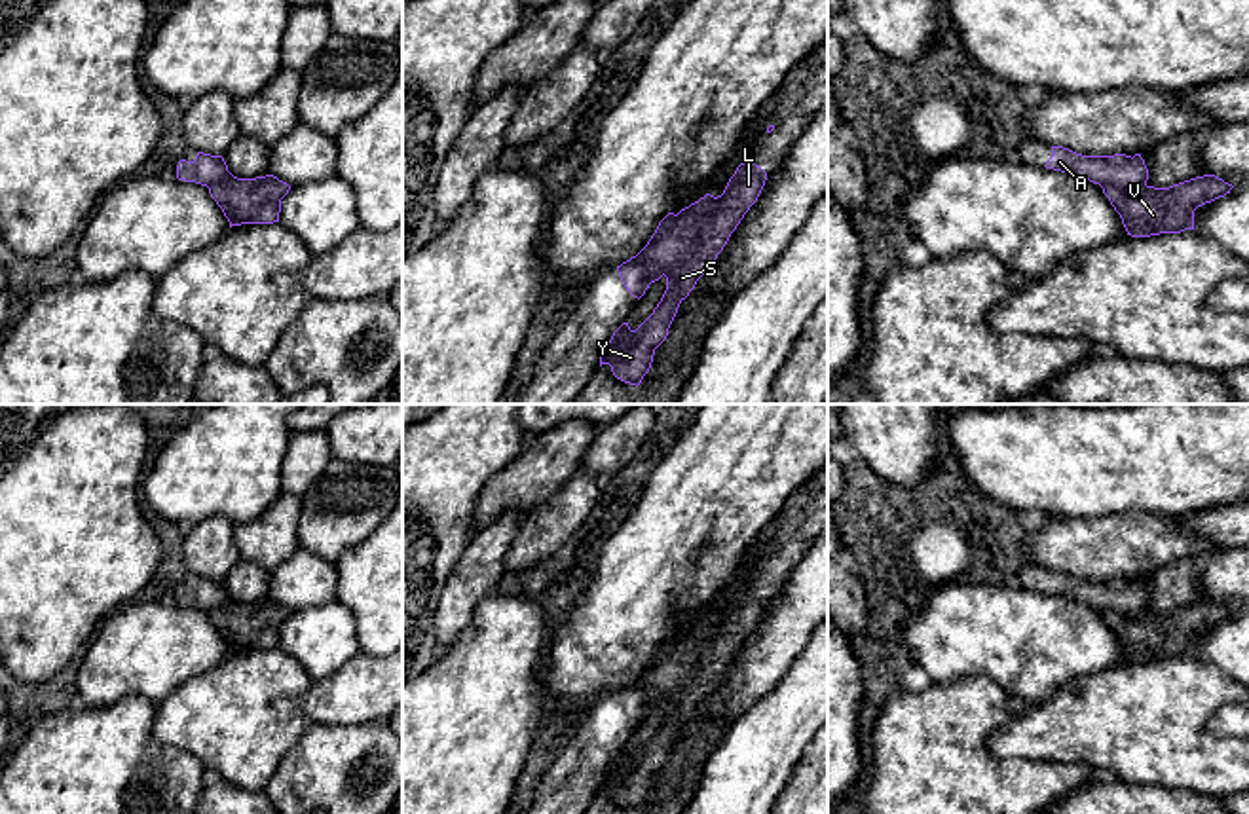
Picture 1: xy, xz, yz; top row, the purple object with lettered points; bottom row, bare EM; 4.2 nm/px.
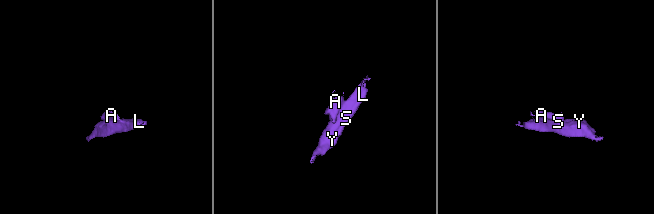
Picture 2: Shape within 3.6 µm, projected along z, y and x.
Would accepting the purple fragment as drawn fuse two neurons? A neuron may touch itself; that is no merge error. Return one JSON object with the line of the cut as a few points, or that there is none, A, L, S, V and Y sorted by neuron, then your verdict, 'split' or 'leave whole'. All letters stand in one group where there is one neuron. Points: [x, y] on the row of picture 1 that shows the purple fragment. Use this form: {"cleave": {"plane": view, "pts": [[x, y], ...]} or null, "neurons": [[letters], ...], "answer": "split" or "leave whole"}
{"cleave": {"plane": "xz", "pts": [[676, 215], [640, 257], [646, 287]]}, "neurons": [["A"], ["L", "S", "V", "Y"]], "answer": "split"}

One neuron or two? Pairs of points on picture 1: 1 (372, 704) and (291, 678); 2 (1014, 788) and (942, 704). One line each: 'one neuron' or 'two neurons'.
1: two neurons
2: one neuron

